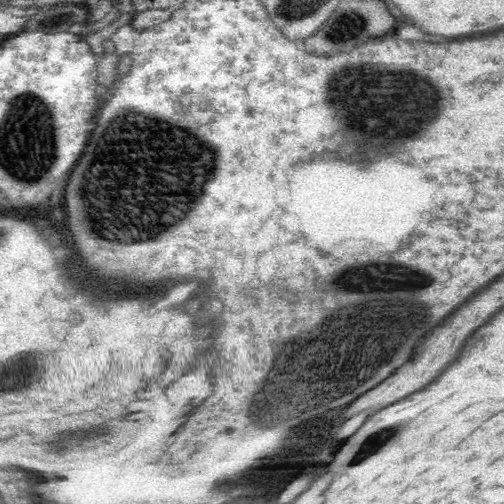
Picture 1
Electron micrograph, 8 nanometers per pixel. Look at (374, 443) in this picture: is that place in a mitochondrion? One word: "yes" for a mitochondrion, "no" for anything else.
yes

